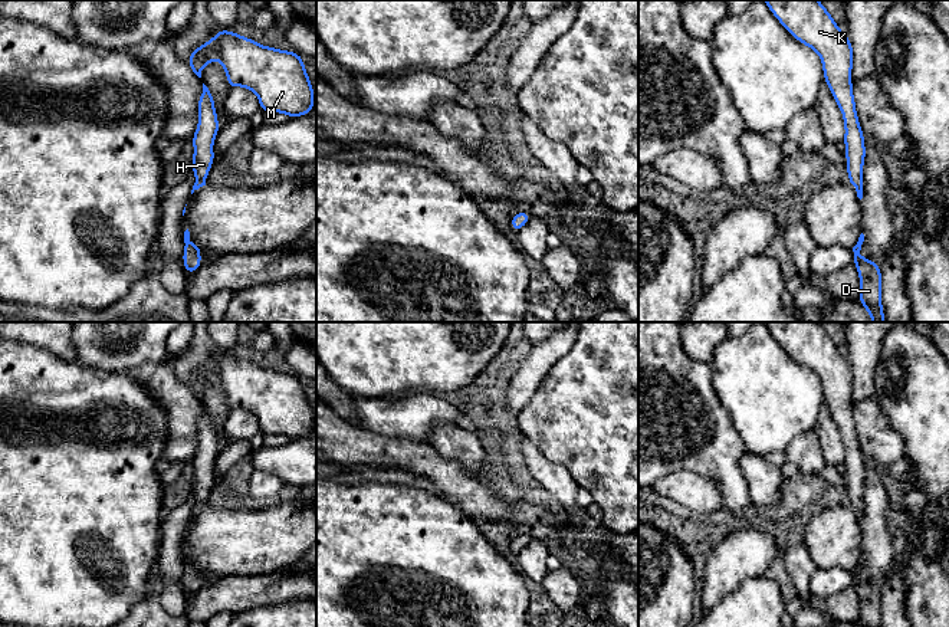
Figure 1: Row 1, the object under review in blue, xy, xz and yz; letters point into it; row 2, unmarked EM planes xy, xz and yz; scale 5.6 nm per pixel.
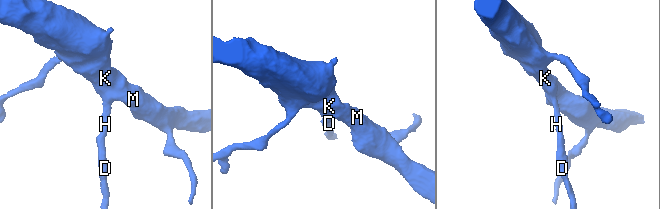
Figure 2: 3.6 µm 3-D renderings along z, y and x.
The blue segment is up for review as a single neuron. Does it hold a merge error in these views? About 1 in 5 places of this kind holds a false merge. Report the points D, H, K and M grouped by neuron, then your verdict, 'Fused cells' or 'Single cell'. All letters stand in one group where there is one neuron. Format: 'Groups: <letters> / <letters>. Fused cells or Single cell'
Groups: D H K M. Single cell

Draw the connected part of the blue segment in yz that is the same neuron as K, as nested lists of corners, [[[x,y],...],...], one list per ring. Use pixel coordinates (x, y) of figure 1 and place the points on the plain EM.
[[[764,322],[764,325],[799,365],[812,370],[821,380],[824,404],[843,433],[848,505],[861,522],[866,469],[853,418],[853,367],[818,322]]]

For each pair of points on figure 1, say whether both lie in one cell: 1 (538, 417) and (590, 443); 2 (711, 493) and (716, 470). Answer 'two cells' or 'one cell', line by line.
1: one cell
2: two cells

